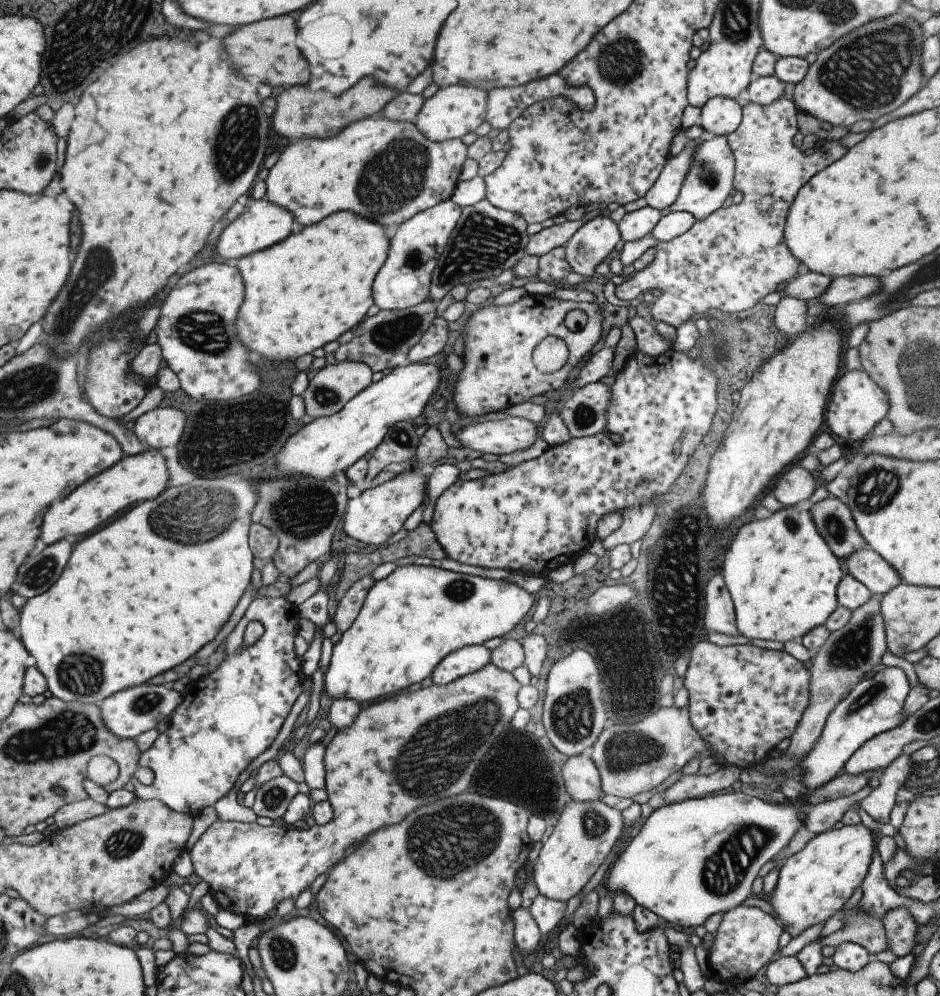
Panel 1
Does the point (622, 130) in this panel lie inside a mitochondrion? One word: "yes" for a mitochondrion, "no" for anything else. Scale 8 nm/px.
no

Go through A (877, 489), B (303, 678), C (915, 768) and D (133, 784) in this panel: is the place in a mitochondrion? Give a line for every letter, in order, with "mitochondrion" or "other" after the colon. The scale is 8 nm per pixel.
A: mitochondrion
B: other
C: other
D: other

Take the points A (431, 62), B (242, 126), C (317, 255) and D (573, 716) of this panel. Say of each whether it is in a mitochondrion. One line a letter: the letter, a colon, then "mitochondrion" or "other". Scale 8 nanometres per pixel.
A: other
B: mitochondrion
C: other
D: mitochondrion

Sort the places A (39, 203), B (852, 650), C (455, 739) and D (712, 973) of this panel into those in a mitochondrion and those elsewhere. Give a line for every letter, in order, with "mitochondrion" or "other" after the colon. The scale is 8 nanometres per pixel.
A: other
B: mitochondrion
C: mitochondrion
D: other

